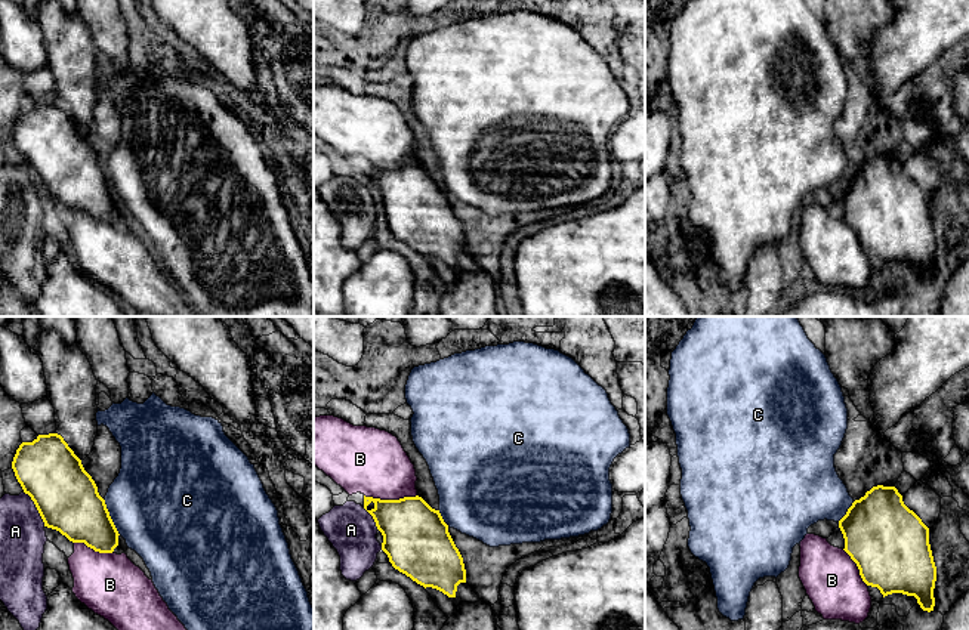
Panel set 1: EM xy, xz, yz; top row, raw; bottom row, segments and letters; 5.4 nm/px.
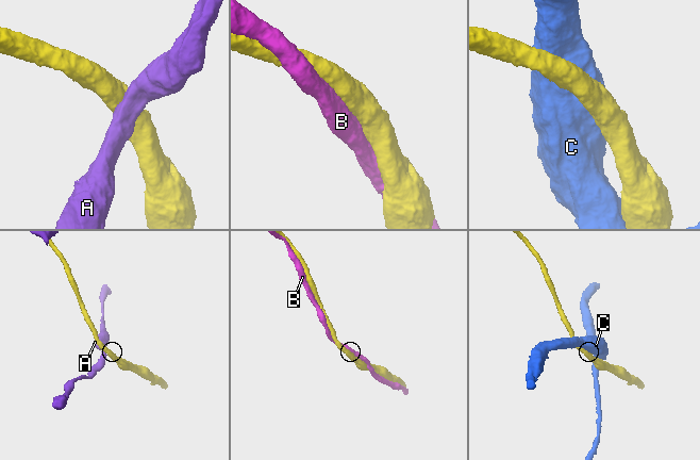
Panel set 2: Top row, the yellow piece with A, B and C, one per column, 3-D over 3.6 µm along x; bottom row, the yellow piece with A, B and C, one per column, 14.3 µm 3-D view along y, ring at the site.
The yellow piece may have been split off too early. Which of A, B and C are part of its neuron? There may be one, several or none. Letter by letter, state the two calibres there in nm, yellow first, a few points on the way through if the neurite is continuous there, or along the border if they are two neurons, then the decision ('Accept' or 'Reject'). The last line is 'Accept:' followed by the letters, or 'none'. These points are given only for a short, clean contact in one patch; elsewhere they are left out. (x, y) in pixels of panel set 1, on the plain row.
A: Thickness 340 nm (yellow) against 260 nm. Boundary: xy (24, 160), (45, 194). Reject
B: Thickness 360 nm (yellow) against 360 nm. Accept
C: Thickness 340 nm (yellow) against 480 nm. Reject
Accept: B

